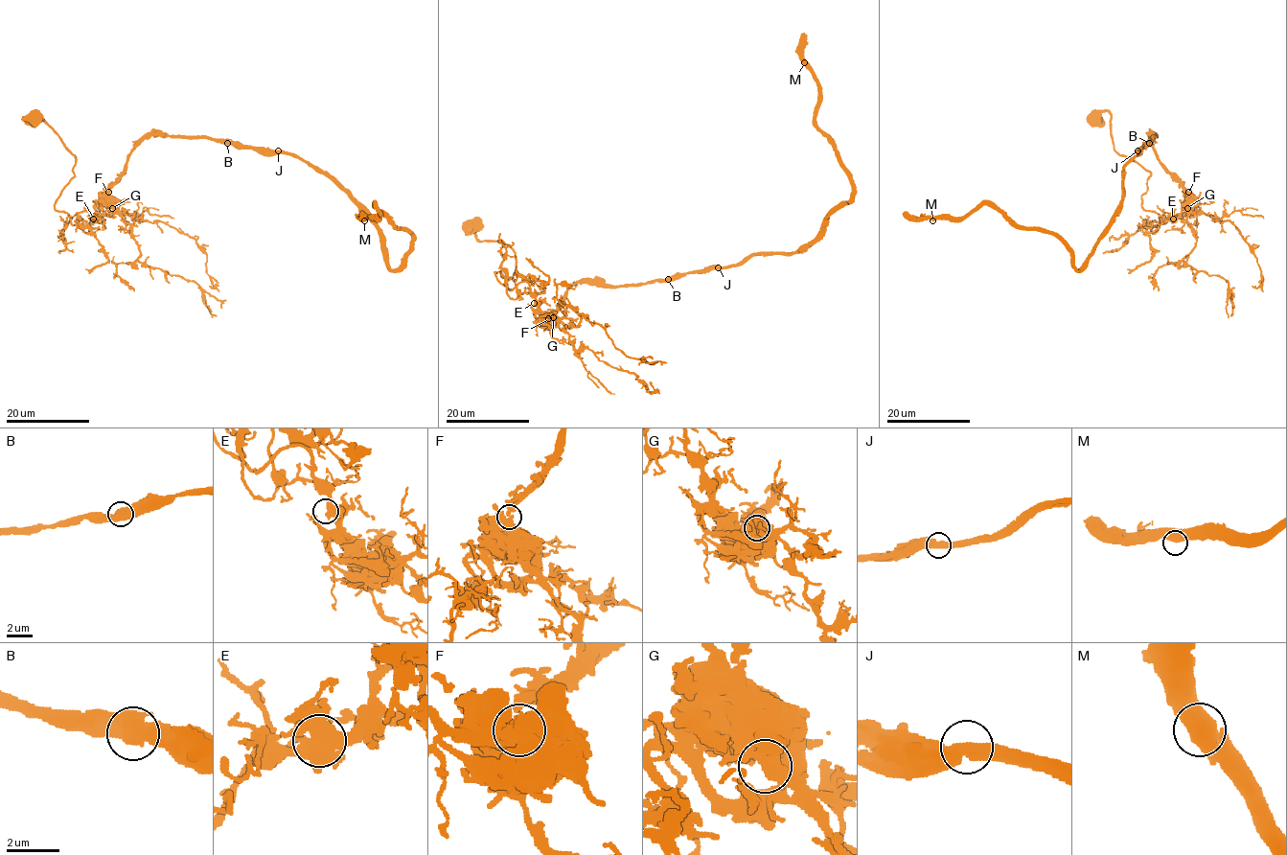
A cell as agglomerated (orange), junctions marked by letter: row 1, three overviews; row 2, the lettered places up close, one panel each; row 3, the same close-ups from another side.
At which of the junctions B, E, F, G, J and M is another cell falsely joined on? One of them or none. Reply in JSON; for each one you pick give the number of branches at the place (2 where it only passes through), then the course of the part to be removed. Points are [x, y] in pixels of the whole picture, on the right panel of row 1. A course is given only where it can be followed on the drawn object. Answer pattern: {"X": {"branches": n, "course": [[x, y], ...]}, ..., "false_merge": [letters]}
{"G": {"branches": 2, "course": [[1187, 208], [1152, 232], [1159, 217], [1141, 196], [1151, 173], [1114, 149], [1108, 111], [1087, 121]]}, "false_merge": ["G"]}

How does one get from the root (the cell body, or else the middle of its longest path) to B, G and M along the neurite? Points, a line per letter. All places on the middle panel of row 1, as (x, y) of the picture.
B: (473, 224), (514, 251), (515, 281), (496, 278), (526, 282), (538, 318), (579, 282), (668, 279)
G: (473, 224), (479, 242), (514, 251), (515, 281), (496, 278), (510, 289), (526, 282), (535, 315), (553, 317)
M: (473, 224), (538, 318), (579, 282), (801, 251), (853, 190), (804, 62)

